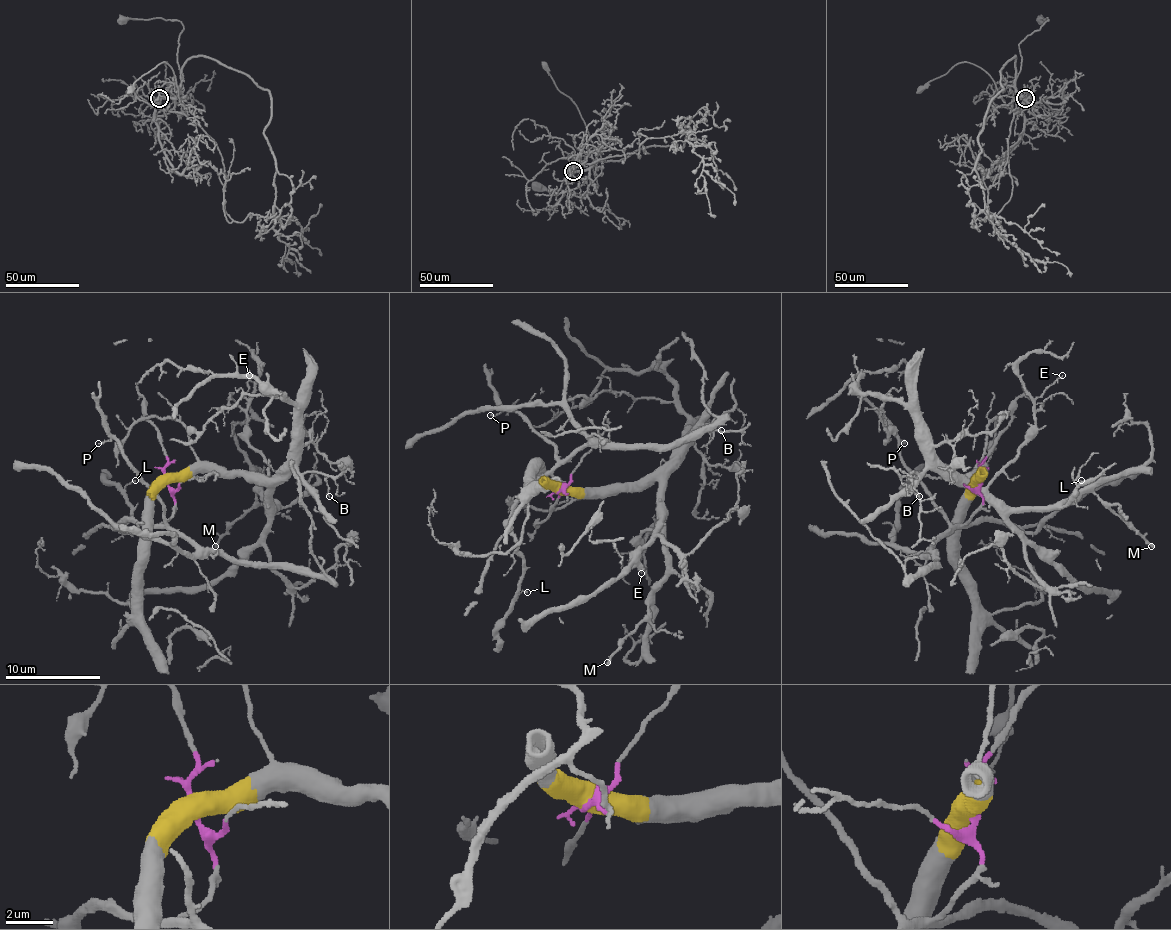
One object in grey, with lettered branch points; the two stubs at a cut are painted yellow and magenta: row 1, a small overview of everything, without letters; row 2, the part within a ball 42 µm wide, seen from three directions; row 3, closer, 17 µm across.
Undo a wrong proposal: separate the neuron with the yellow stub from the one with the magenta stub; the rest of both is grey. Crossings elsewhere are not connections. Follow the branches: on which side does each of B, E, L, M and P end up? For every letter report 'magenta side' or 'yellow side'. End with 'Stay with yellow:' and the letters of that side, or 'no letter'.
B: yellow side
E: yellow side
L: magenta side
M: yellow side
P: magenta side
Stay with yellow: B, E, M

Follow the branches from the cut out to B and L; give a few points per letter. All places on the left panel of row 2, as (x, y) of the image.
B: (167, 480), (212, 472), (257, 472), (274, 477), (288, 470), (319, 472), (328, 489), (328, 496)
L: (167, 480), (174, 513), (157, 525), (124, 520), (119, 525), (124, 532), (131, 518), (126, 491), (136, 480)

